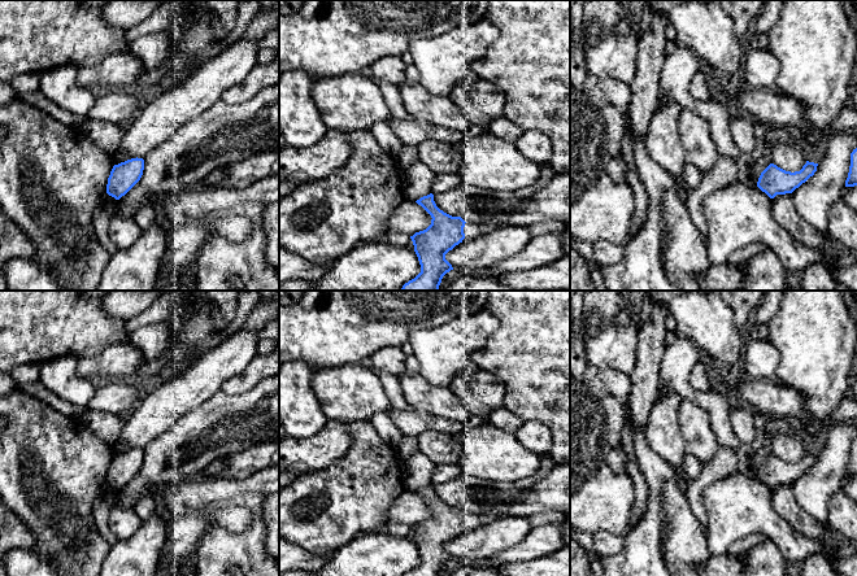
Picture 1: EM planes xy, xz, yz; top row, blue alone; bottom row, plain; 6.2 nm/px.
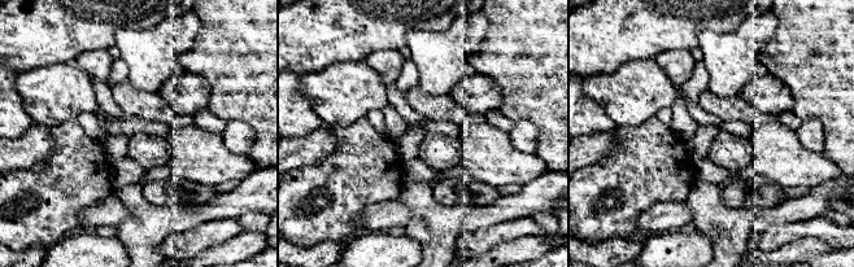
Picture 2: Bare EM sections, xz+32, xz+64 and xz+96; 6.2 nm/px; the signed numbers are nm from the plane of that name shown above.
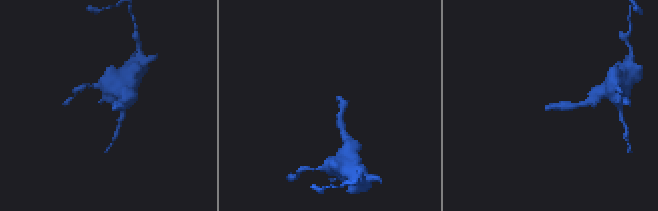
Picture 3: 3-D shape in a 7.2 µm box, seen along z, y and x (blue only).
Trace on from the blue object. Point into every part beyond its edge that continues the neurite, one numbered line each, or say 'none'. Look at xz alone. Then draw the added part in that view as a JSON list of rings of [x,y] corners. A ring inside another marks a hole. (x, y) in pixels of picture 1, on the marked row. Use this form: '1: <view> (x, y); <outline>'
1: xz (552, 201); [[[570,171],[556,175],[513,211],[495,215],[483,223],[466,222],[465,237],[477,237],[504,226],[525,226],[541,221],[570,221]]]

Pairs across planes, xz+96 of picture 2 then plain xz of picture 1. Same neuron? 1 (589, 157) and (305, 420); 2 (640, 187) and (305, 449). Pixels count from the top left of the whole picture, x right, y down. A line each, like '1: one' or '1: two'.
1: two
2: two

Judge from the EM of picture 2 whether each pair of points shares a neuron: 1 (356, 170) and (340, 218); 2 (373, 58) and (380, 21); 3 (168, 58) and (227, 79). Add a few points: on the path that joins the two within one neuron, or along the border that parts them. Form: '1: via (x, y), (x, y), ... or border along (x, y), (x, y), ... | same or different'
1: via (347, 182), (340, 188), (340, 206) | same
2: border along (397, 49), (377, 49), (370, 52), (364, 60) | different
3: border along (196, 36), (194, 43), (181, 55), (181, 68) | different

